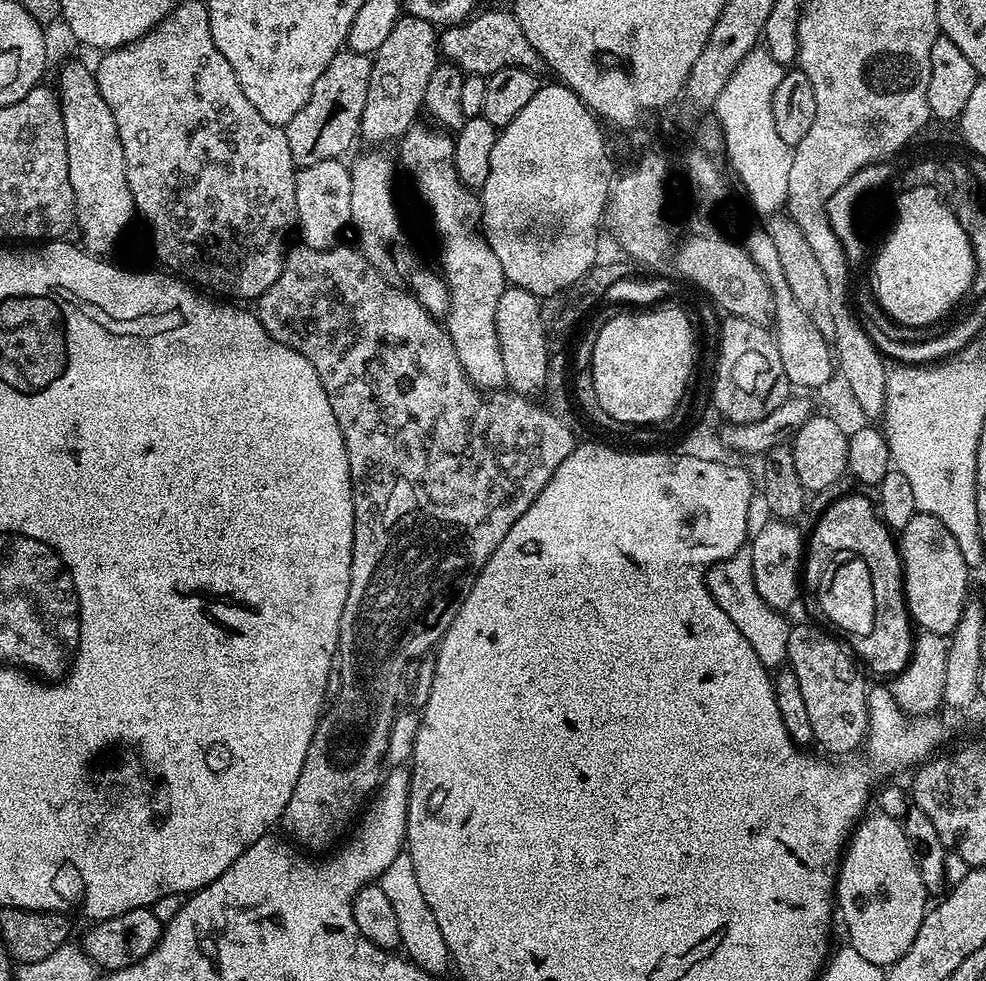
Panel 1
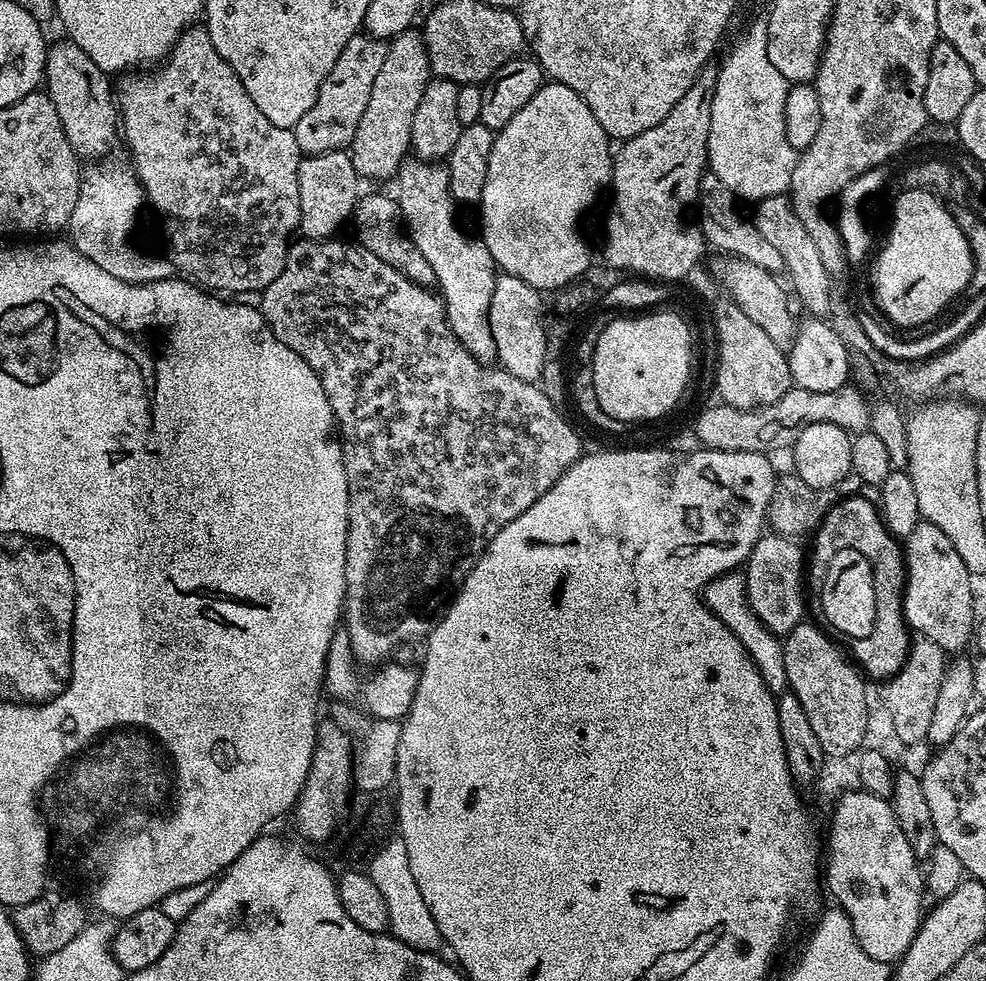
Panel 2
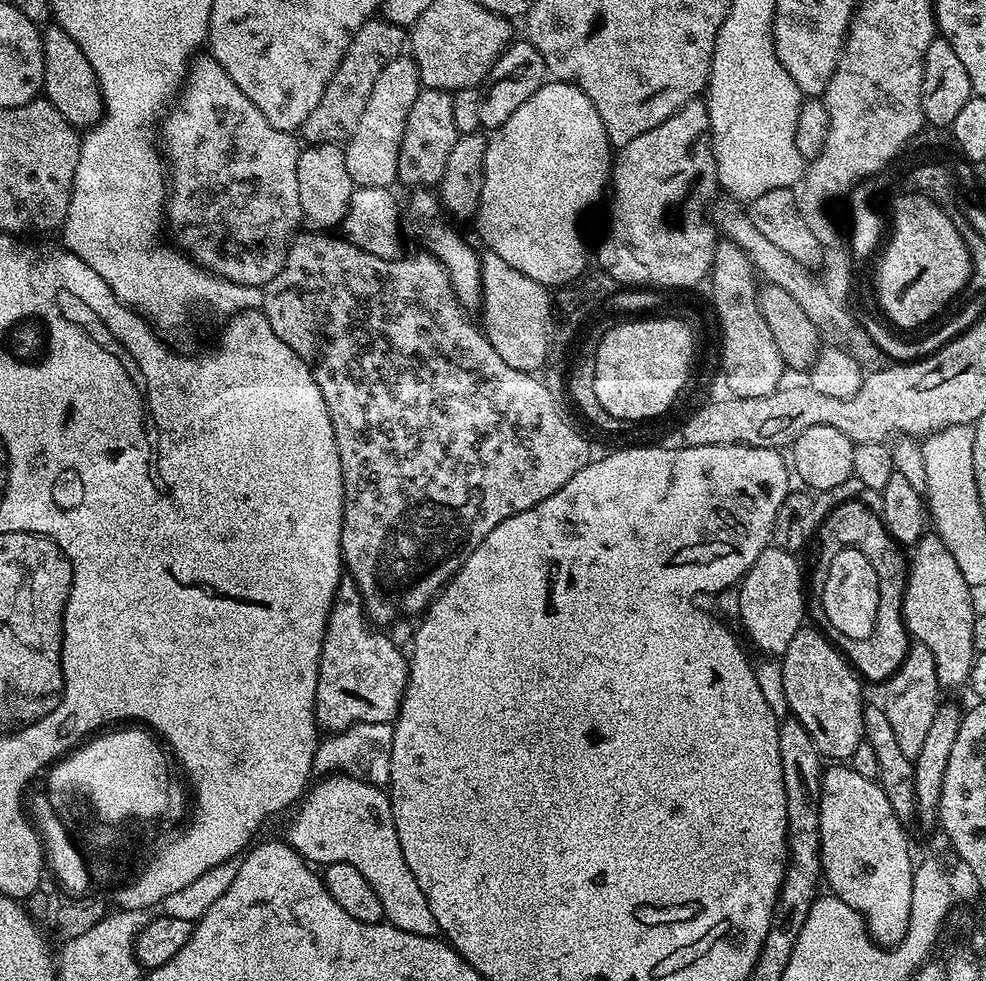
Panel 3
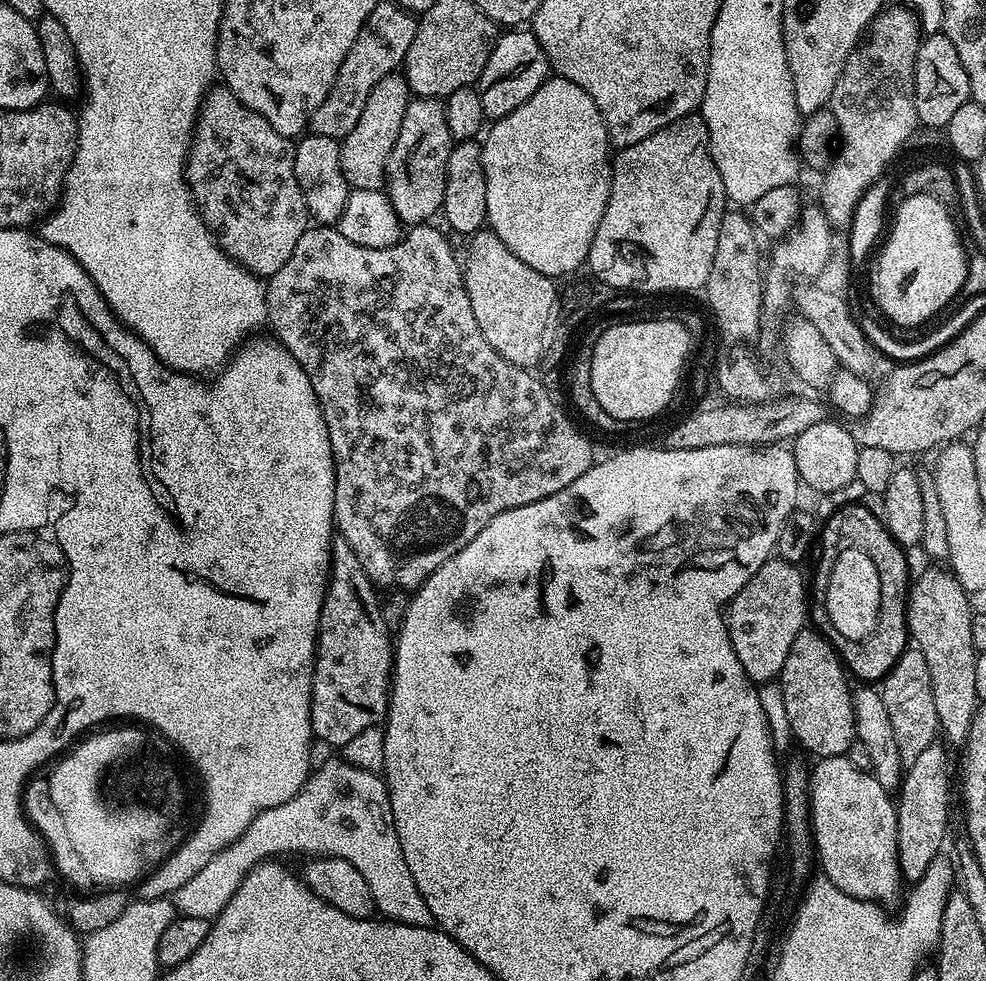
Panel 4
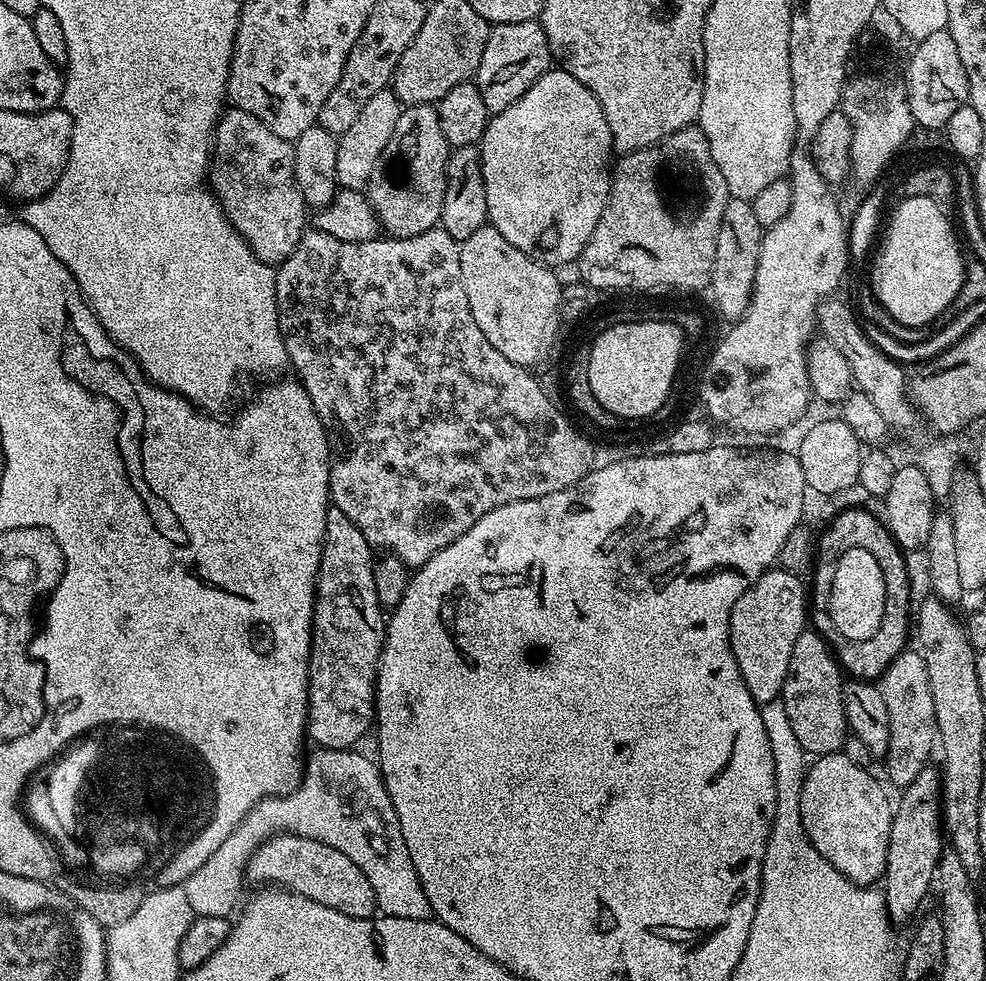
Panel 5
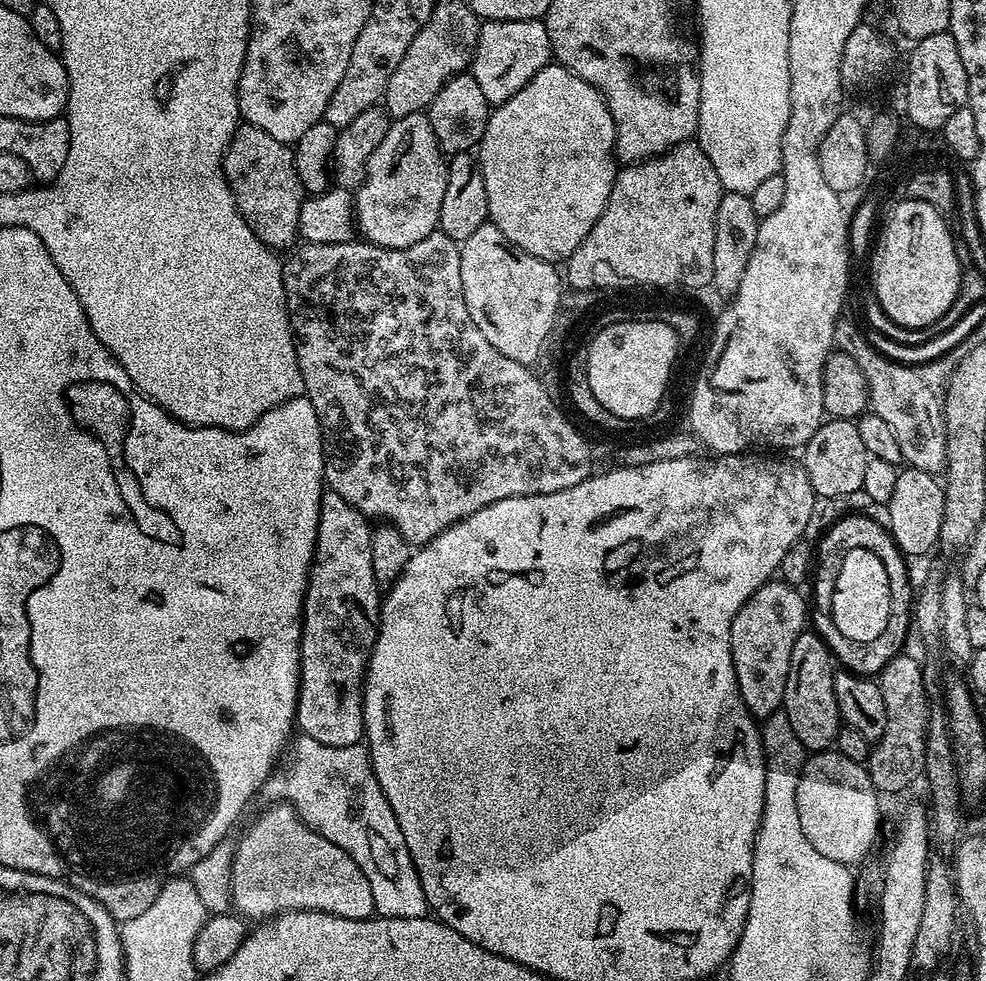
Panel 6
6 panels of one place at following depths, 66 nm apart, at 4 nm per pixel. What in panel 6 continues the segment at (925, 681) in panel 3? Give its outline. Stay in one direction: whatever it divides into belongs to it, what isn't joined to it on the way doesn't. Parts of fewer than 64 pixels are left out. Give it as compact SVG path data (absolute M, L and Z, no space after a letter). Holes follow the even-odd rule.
M907 654L894 657L878 673L878 683L882 690L882 702L886 702L886 728L879 741L871 745L866 767L877 793L885 794L900 792L910 787L916 779L921 779L930 711L929 689L924 682L922 664Z

